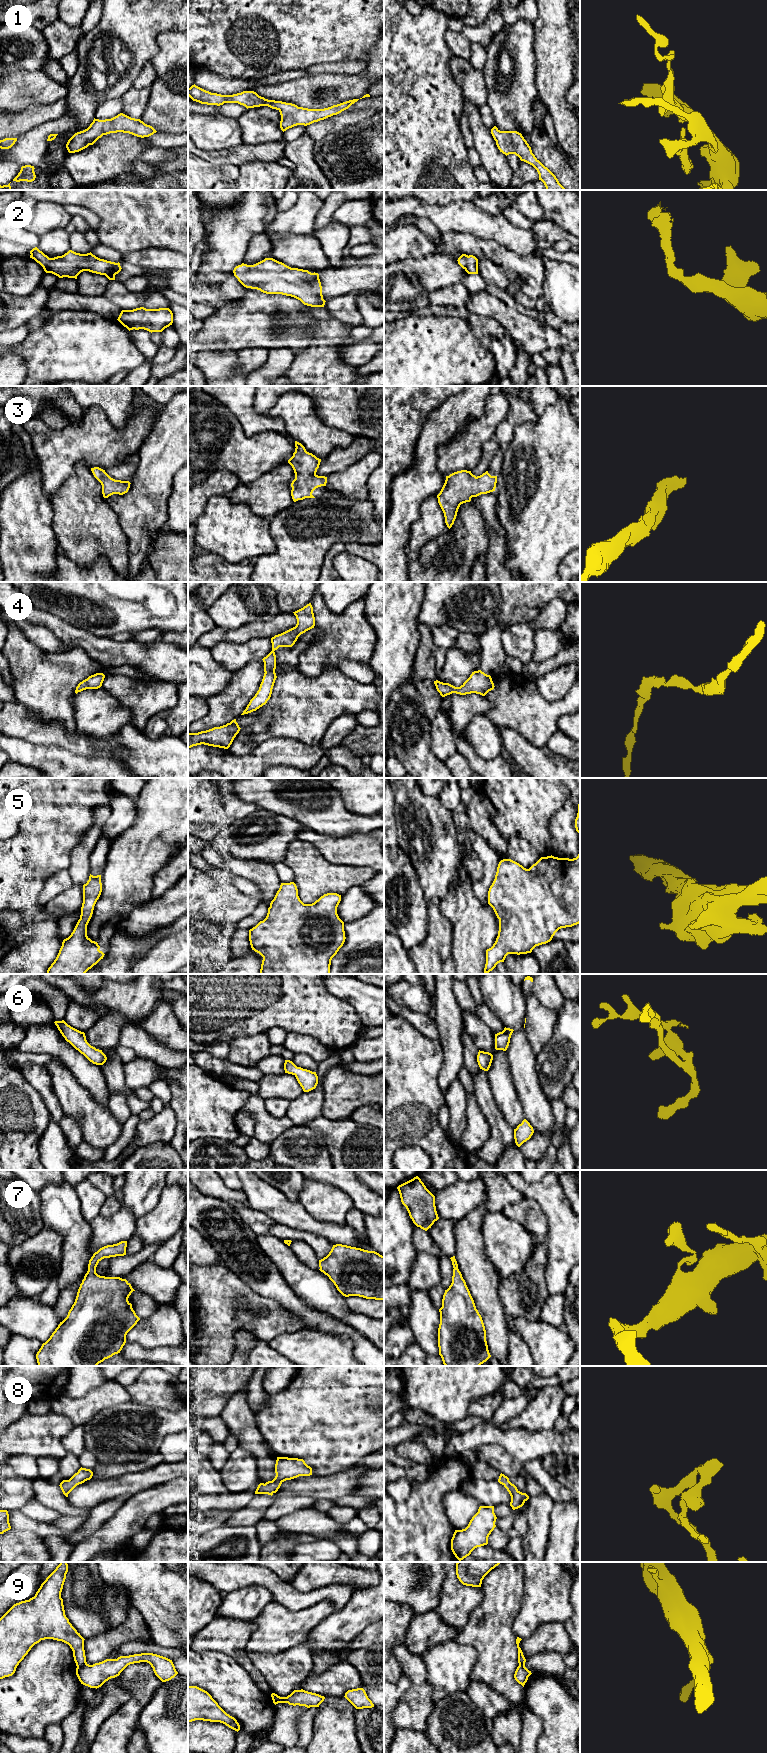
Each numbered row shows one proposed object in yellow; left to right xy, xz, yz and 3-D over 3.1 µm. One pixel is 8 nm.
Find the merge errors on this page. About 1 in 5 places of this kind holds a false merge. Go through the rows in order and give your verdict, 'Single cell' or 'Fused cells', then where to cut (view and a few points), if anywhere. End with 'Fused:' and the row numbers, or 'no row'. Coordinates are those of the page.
1: Single cell. No split
2: Single cell. No split
3: Single cell. No split
4: Single cell. No split
5: Single cell. No split
6: Single cell. No split
7: Single cell. No split
8: Single cell. No split
9: Fused cells. Split along xy (86, 1662), (77, 1667)
Fused: 9

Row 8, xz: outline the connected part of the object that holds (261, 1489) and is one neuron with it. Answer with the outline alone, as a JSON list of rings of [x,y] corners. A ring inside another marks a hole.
[[[277,1457],[275,1464],[276,1476],[272,1481],[265,1484],[260,1483],[255,1494],[273,1495],[278,1491],[281,1484],[286,1480],[291,1480],[299,1476],[312,1475],[312,1468],[308,1466],[303,1459]]]

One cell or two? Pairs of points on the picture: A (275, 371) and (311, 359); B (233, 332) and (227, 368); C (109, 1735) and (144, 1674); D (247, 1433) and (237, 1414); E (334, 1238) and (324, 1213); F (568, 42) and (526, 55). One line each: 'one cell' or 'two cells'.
A: two cells
B: two cells
C: one cell
D: one cell
E: two cells
F: two cells

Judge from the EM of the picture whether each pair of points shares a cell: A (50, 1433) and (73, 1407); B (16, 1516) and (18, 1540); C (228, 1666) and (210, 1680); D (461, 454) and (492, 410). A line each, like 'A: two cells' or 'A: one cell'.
A: two cells
B: two cells
C: one cell
D: one cell

